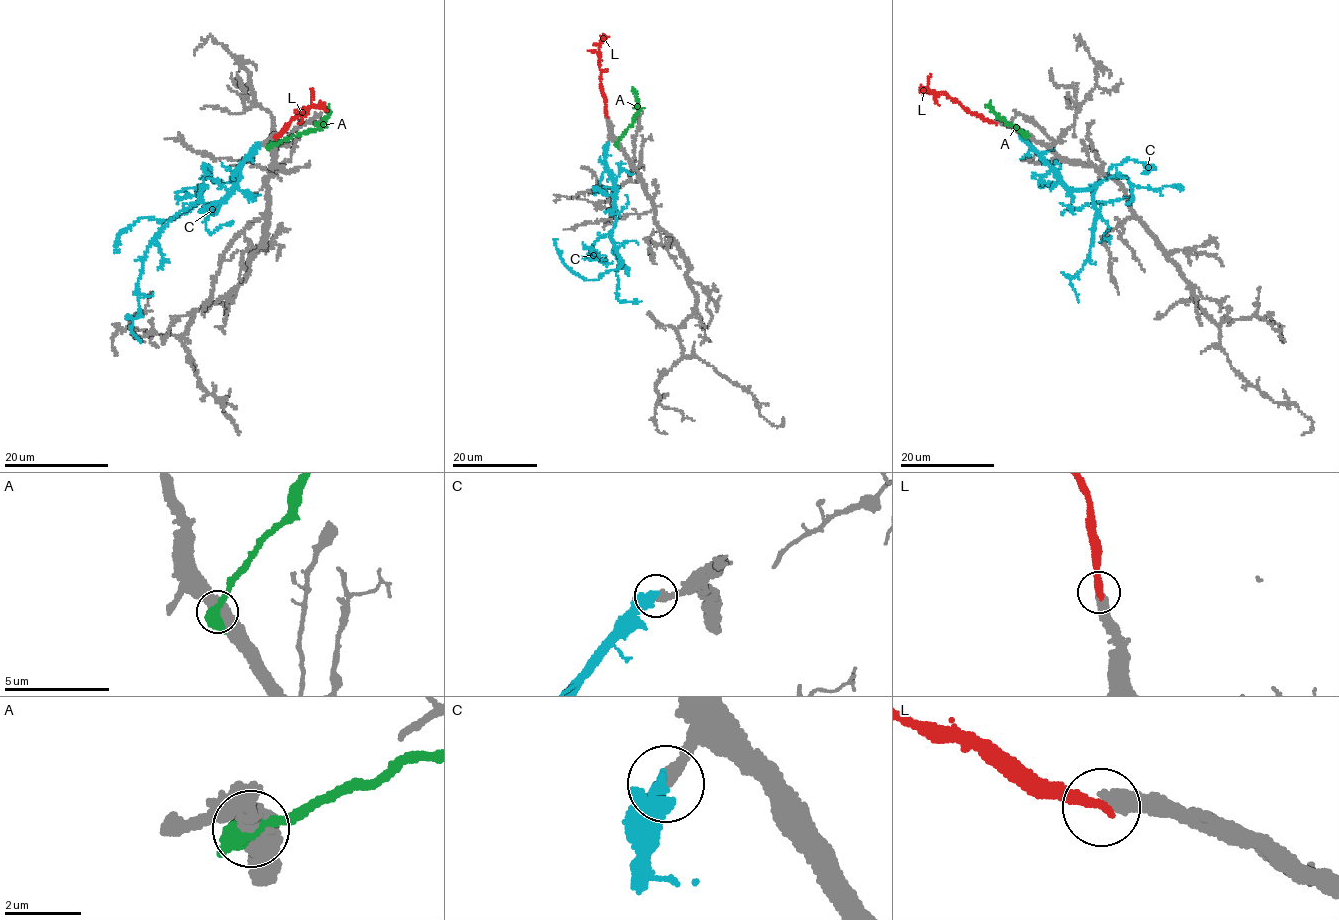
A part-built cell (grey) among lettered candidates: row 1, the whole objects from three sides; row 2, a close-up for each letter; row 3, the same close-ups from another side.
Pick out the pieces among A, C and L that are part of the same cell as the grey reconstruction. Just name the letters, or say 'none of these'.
C

